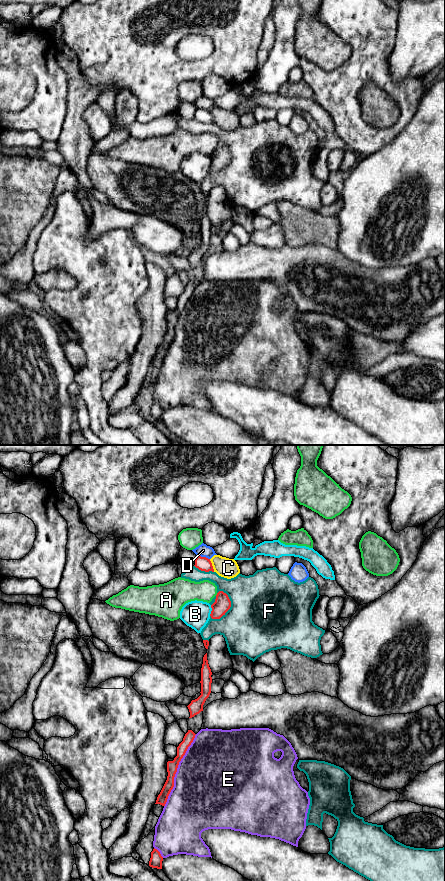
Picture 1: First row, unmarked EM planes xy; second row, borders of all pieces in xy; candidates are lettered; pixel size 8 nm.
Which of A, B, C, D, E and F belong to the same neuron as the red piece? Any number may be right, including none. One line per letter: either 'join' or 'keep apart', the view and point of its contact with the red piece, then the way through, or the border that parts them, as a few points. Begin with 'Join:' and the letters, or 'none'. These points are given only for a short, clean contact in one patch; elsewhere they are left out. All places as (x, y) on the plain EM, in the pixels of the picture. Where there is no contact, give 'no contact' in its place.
Join: none
A: keep apart | xy (217, 146)
B: keep apart | xy (212, 162)
C: keep apart | xy (211, 117)
D: keep apart | xy (203, 109)
E: keep apart | xy (176, 322)
F: keep apart | xy (229, 160)

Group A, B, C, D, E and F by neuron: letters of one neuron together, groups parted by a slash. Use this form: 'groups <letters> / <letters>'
groups A C / B / D / E / F

